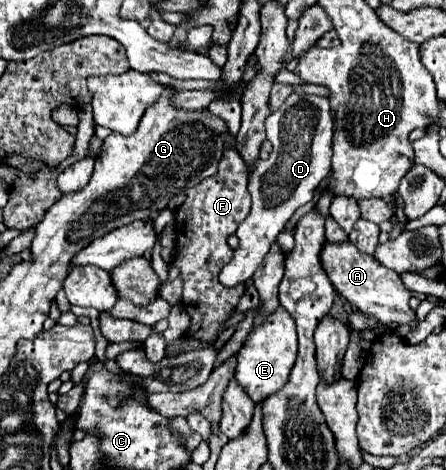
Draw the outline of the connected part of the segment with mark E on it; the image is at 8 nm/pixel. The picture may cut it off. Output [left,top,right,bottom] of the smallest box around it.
[235,307,297,403]

